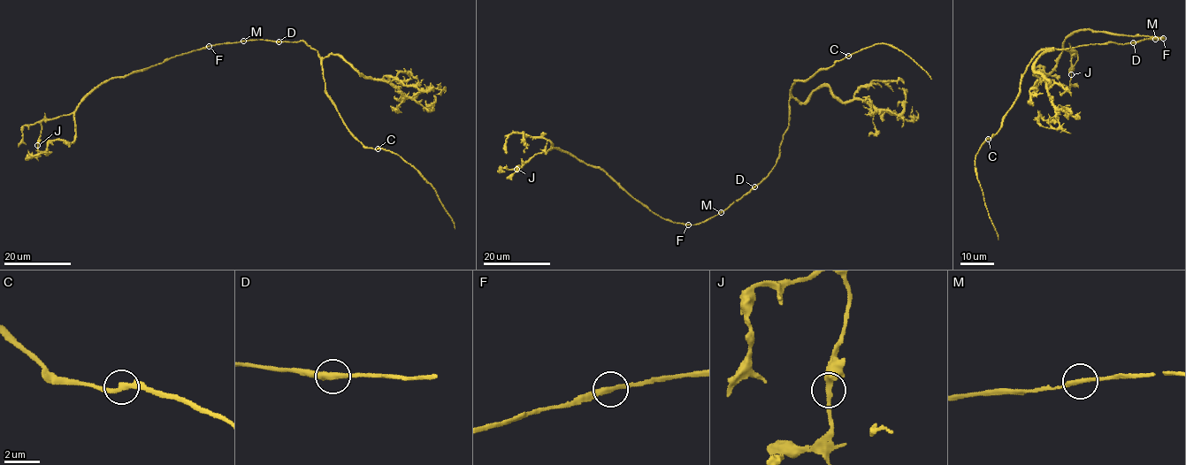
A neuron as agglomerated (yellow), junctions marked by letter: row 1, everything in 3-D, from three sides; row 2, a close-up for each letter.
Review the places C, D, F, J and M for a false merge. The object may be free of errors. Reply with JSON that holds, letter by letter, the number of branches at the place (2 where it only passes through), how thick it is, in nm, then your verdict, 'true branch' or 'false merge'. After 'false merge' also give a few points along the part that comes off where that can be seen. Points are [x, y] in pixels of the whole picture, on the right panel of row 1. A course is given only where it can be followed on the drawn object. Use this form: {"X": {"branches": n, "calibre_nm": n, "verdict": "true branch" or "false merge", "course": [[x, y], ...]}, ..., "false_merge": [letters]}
{"C": {"branches": 2, "calibre_nm": 280, "verdict": "true branch"}, "D": {"branches": 2, "calibre_nm": 360, "verdict": "true branch"}, "F": {"branches": 2, "calibre_nm": 280, "verdict": "true branch"}, "J": {"branches": 2, "calibre_nm": 280, "verdict": "true branch"}, "M": {"branches": 2, "calibre_nm": 240, "verdict": "true branch"}, "false_merge": []}

